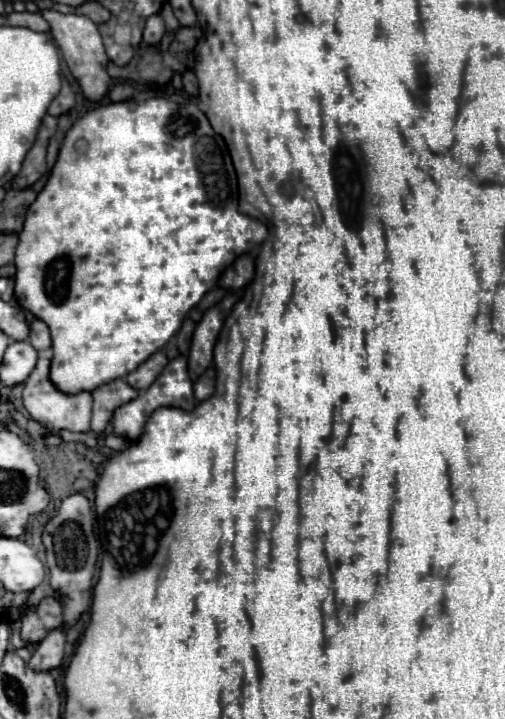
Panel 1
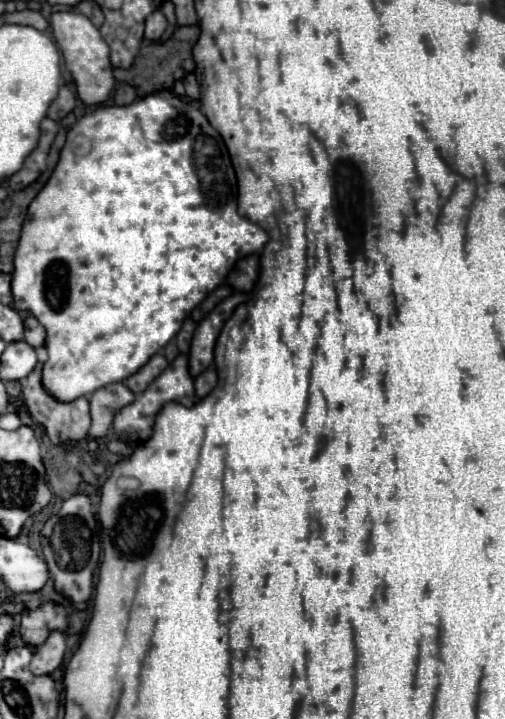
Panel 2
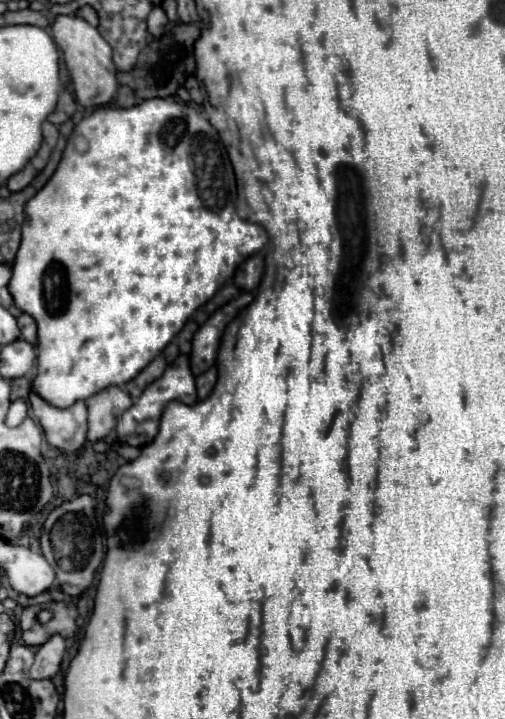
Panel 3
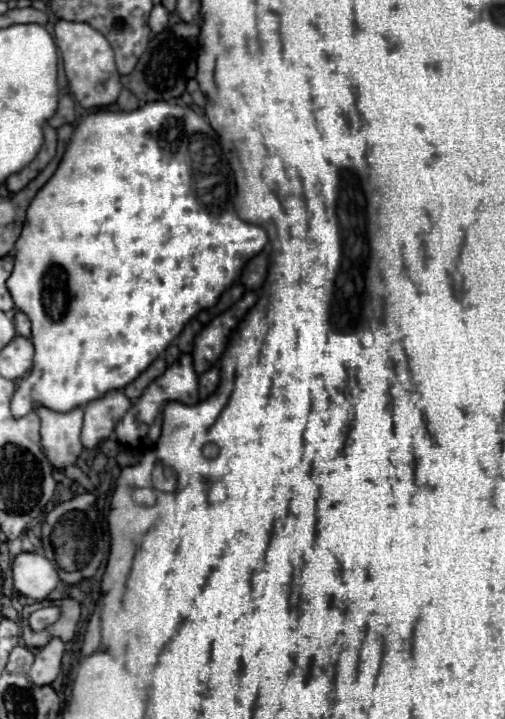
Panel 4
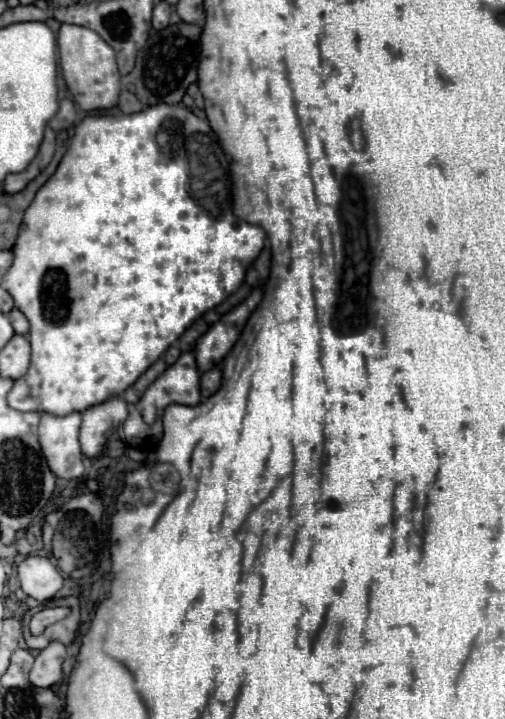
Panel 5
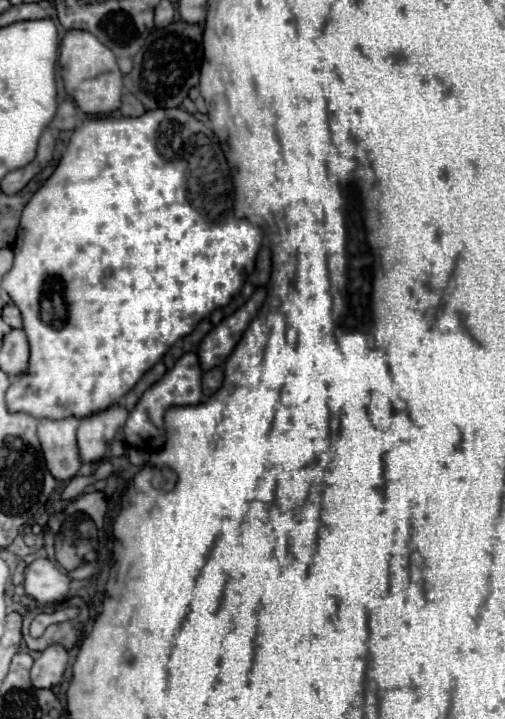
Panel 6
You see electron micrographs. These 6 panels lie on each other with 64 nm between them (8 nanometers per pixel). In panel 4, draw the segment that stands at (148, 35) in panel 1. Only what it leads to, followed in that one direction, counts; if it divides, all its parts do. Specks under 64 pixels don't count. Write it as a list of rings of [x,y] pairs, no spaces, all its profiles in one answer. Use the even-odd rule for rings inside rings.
[[[162,4],[154,6],[152,14],[150,14],[150,28],[152,28],[152,32],[156,32],[156,34],[162,32],[166,28],[166,24],[168,24],[168,10]]]

